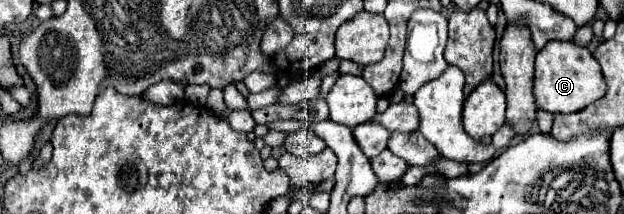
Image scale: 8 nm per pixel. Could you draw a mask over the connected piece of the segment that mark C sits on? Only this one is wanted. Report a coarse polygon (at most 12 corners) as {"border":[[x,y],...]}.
{"border":[[549,41],[537,53],[537,109],[573,113],[605,93],[587,47]]}

